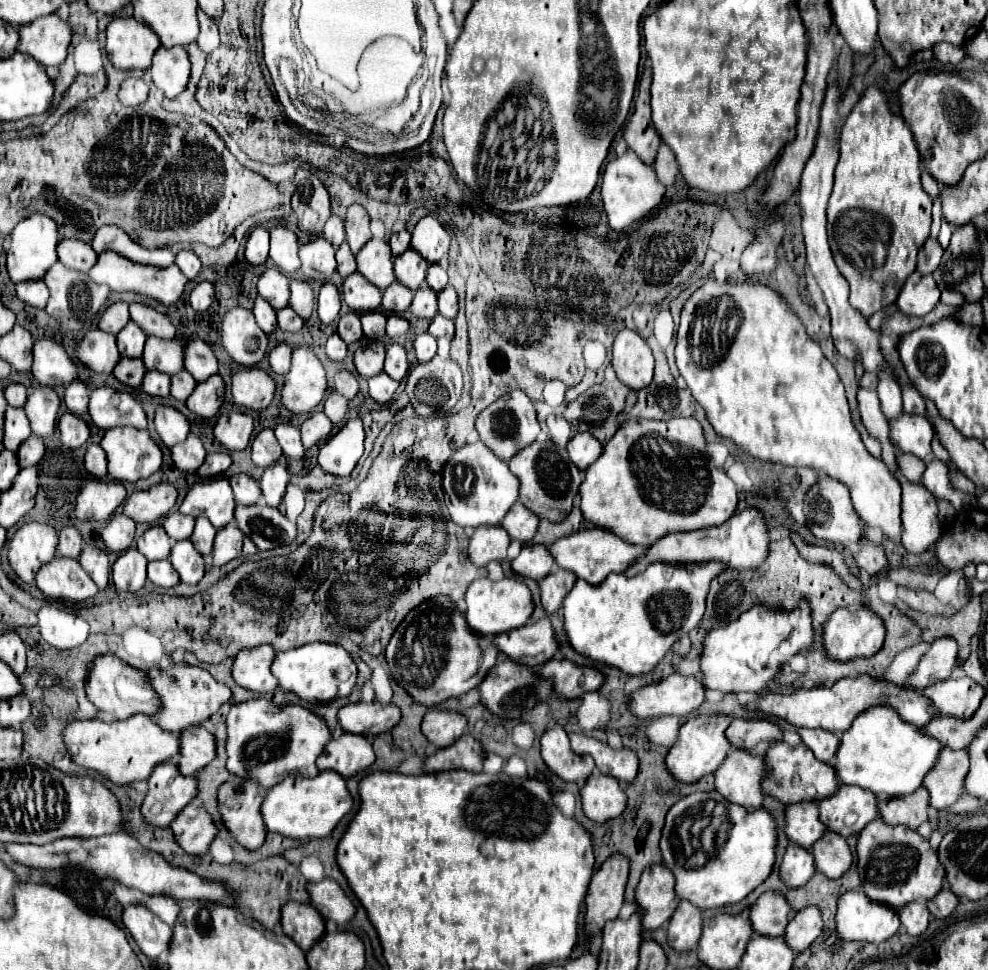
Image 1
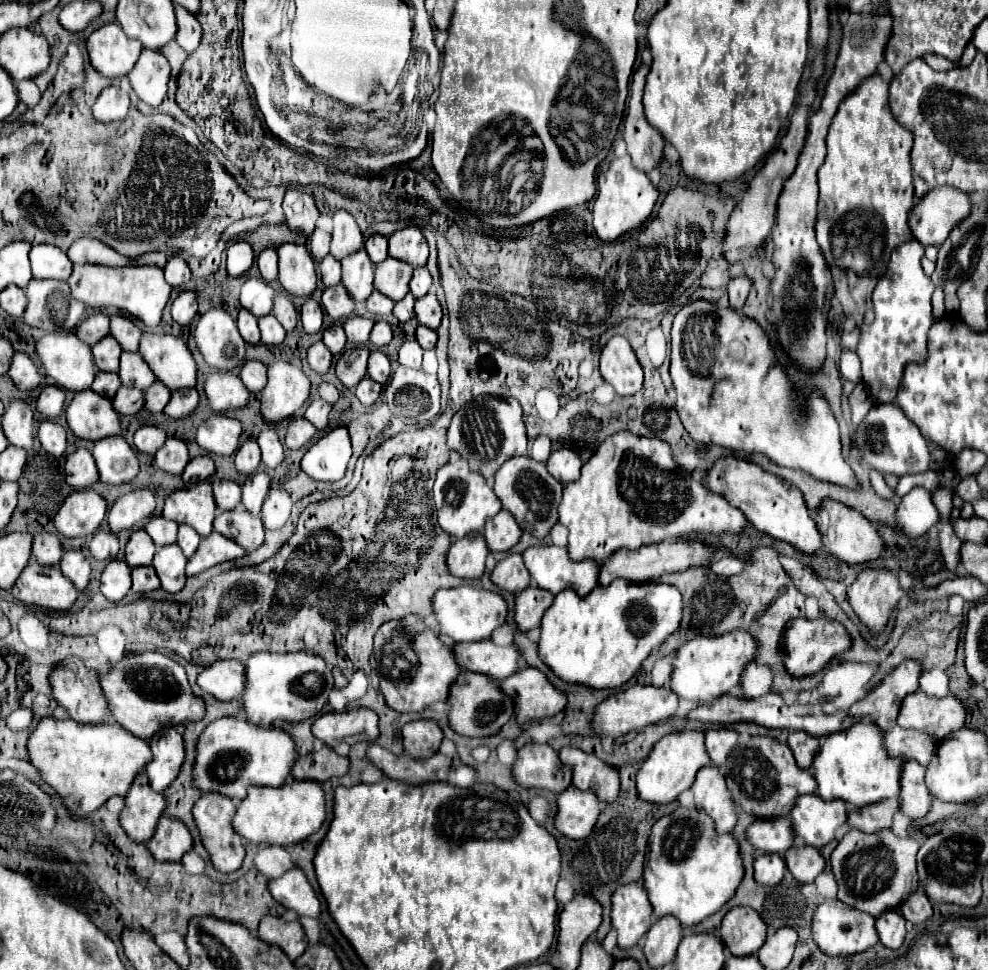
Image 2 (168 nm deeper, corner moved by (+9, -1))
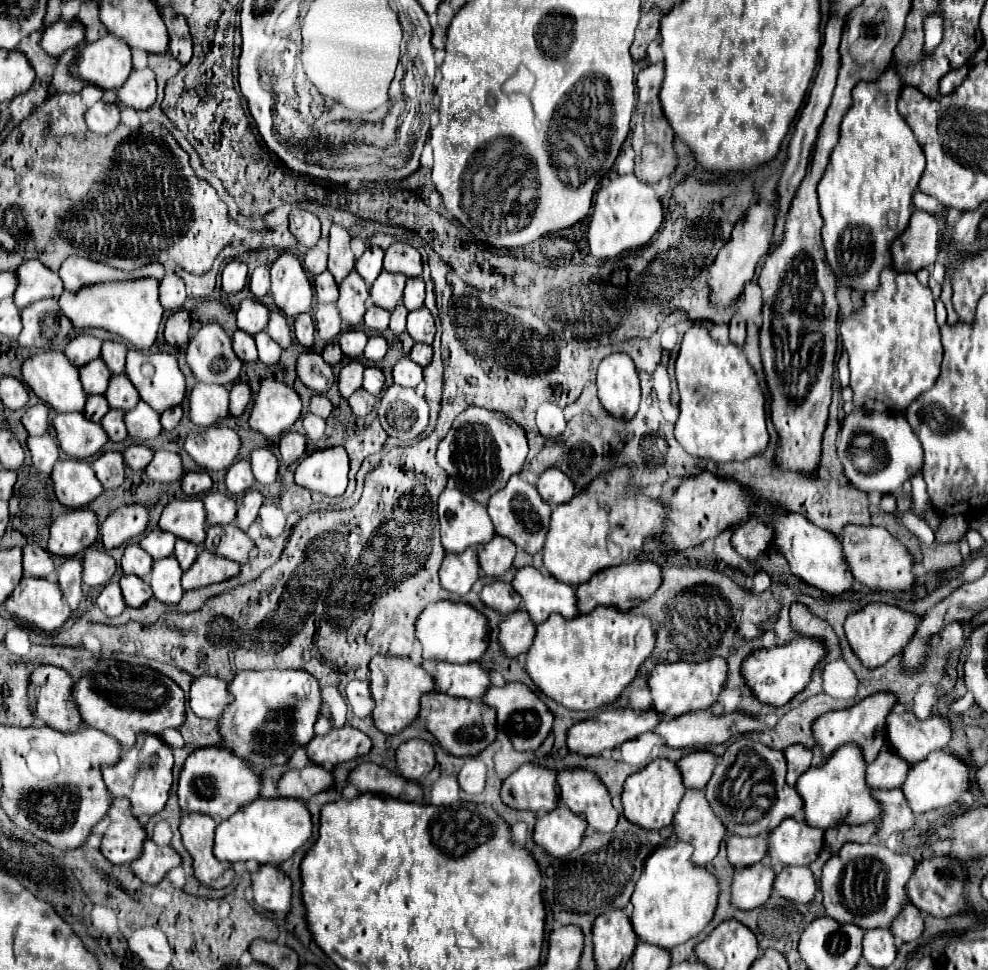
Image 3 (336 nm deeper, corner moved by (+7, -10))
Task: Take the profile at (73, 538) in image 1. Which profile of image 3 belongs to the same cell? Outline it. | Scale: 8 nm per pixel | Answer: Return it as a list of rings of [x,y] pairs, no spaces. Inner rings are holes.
[[[29,543],[23,547],[23,575],[49,577],[53,571],[53,557],[45,549],[41,549],[37,543]]]

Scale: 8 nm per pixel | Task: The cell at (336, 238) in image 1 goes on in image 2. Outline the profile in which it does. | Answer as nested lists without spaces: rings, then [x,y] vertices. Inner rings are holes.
[[[315,228],[315,232],[309,238],[309,250],[311,250],[315,260],[321,260],[329,254],[329,242],[331,242],[331,234],[325,232],[325,230]]]

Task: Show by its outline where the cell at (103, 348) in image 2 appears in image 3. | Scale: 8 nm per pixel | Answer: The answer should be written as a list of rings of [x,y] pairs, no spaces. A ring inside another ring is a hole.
[[[95,359],[87,363],[87,367],[79,369],[79,379],[87,395],[103,395],[103,391],[107,389],[109,377],[111,373],[107,371],[107,367],[103,367],[101,359]]]

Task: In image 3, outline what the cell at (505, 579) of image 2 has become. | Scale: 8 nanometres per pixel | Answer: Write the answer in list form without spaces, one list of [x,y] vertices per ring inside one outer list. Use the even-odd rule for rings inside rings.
[[[493,581],[483,587],[479,597],[481,597],[483,605],[491,607],[493,611],[497,611],[501,615],[509,615],[509,613],[519,611],[519,597],[515,595],[515,591],[511,591],[511,583]]]

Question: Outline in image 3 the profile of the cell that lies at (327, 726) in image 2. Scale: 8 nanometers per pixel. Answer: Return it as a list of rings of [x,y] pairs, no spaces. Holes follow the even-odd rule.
[[[353,727],[331,729],[323,737],[313,737],[307,743],[307,757],[315,765],[337,765],[365,757],[371,751],[371,739]]]

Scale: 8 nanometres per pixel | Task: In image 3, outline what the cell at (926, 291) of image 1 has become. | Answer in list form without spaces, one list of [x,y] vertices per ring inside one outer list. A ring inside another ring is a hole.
[[[885,267],[879,275],[879,289],[867,291],[863,307],[841,321],[841,341],[849,355],[853,403],[867,411],[905,411],[911,401],[931,389],[941,373],[943,347],[936,322],[935,303],[929,287],[923,287],[915,273],[897,273]]]

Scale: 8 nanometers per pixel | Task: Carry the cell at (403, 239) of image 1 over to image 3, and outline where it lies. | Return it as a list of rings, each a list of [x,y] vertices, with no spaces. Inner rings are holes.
[[[367,247],[365,253],[355,261],[355,271],[363,277],[367,285],[373,285],[381,269],[383,269],[383,249],[379,247]]]

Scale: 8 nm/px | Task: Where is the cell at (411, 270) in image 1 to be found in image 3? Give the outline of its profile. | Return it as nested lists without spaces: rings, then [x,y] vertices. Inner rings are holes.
[[[381,271],[381,275],[375,279],[375,283],[369,289],[373,305],[393,311],[395,305],[401,303],[401,299],[403,299],[403,283],[405,281],[407,281],[405,275]]]

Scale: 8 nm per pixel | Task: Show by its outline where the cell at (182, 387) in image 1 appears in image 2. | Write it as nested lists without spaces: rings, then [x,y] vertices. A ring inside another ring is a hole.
[[[155,382],[145,392],[145,410],[153,412],[153,414],[163,412],[163,408],[167,406],[167,402],[171,400],[171,394],[173,394],[173,390],[167,388],[163,382]]]

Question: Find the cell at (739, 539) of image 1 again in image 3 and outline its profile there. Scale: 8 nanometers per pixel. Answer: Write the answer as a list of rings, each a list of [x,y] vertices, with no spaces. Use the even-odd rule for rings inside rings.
[[[631,561],[617,567],[609,567],[607,571],[599,571],[599,575],[593,575],[587,583],[579,585],[575,595],[579,603],[579,615],[591,613],[595,607],[615,607],[617,611],[629,611],[635,605],[647,601],[661,583],[661,569],[651,561]]]

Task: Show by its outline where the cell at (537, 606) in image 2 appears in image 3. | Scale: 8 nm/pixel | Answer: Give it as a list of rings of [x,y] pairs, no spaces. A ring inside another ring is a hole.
[[[515,611],[499,623],[499,647],[507,657],[519,657],[527,653],[531,647],[531,639],[535,637],[535,625],[523,615],[523,611]]]

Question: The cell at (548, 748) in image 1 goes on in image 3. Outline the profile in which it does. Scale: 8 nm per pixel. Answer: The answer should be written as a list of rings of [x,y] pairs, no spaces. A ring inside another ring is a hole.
[[[525,763],[503,781],[501,801],[511,809],[527,809],[537,815],[549,813],[559,803],[555,775],[553,769]]]

